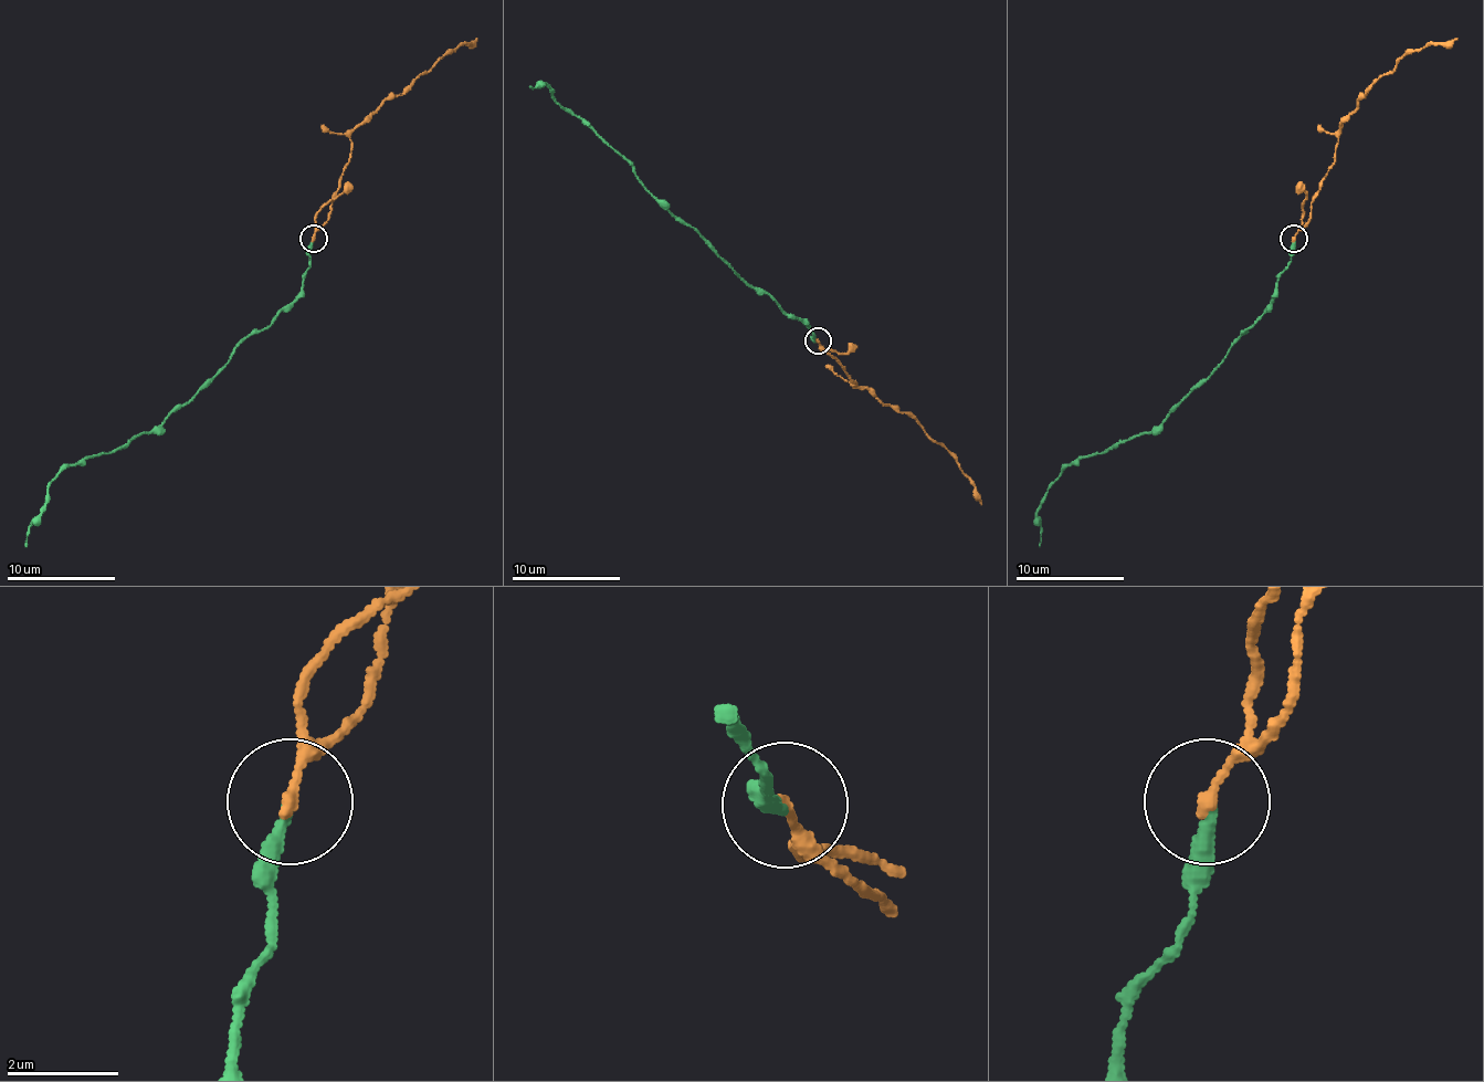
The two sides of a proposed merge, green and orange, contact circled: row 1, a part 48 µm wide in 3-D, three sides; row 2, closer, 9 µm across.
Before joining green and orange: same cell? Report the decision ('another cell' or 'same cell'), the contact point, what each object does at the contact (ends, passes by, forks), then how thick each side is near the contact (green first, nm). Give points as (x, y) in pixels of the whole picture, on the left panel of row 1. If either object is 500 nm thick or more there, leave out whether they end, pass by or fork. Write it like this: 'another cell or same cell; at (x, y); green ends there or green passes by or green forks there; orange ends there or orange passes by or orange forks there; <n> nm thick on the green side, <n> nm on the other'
same cell; at (313, 239); green ends there; orange ends there; 260 nm thick on the green side, 200 nm on the other

